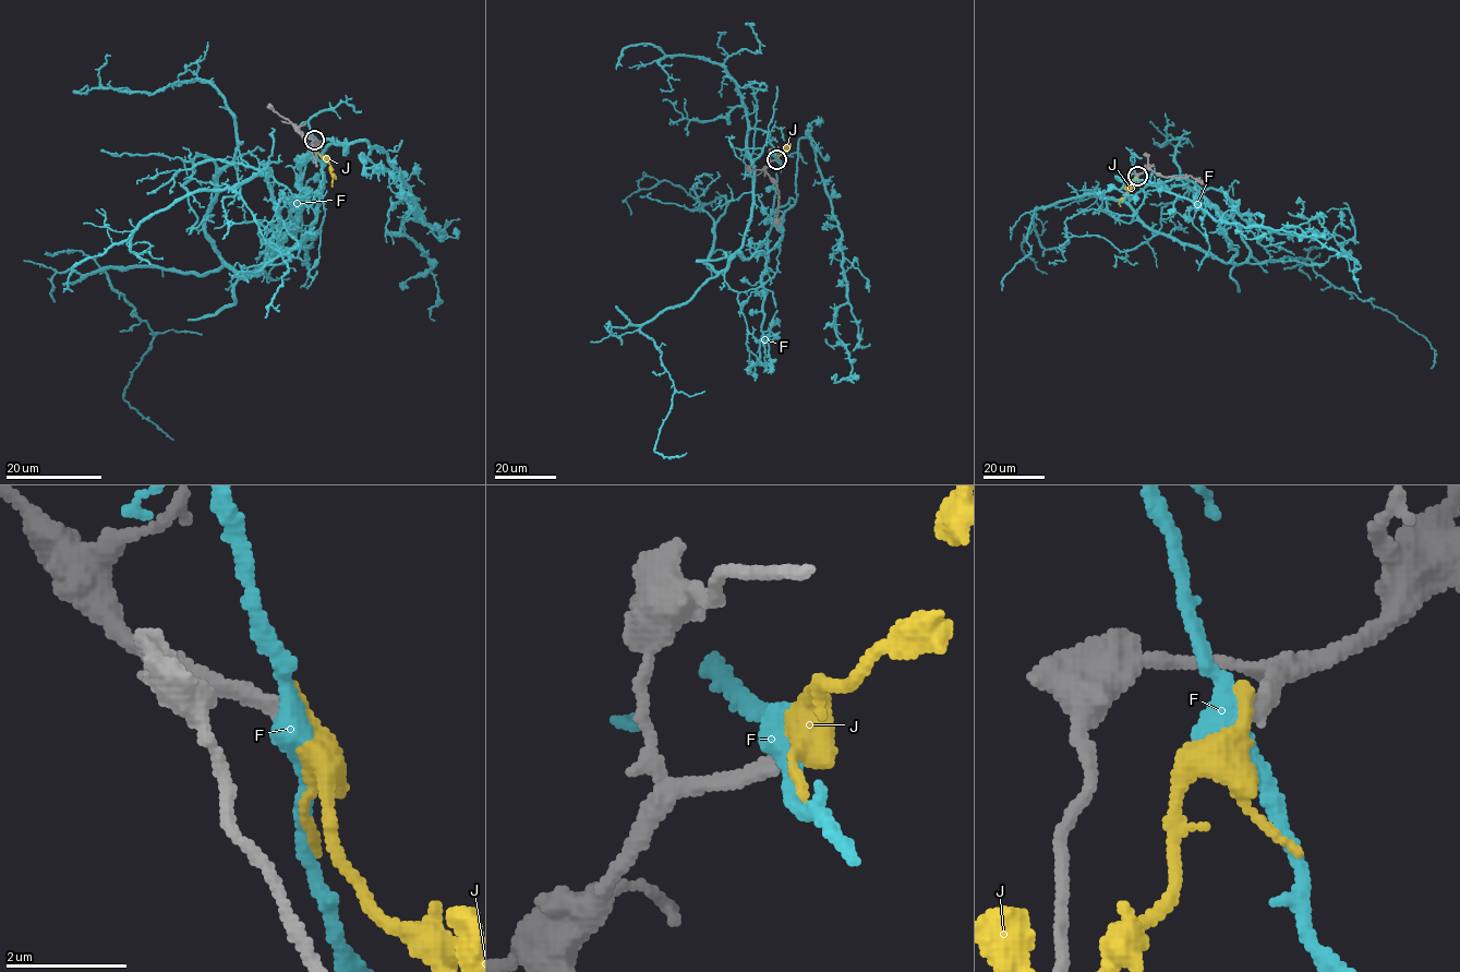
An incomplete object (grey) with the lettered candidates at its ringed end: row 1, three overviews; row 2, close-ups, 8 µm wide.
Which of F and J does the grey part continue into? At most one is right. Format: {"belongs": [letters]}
{"belongs": []}

